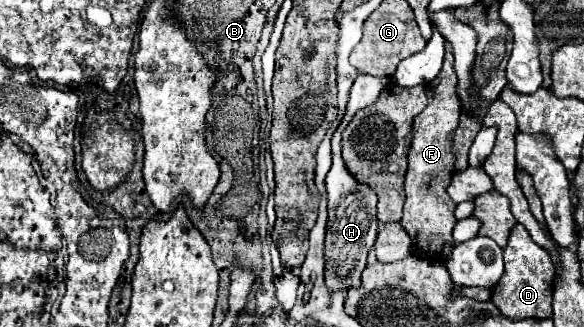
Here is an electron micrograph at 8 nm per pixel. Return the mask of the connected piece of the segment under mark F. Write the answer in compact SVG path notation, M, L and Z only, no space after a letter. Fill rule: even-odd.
M444 42L444 48L446 48L446 54L444 54L442 70L426 86L428 106L414 118L414 124L412 124L412 144L408 150L408 170L404 180L406 204L404 204L402 226L412 238L412 246L414 246L412 254L428 260L440 260L442 244L446 242L454 244L452 228L456 224L454 220L456 204L448 196L446 188L454 174L454 154L452 154L450 136L458 126L458 116L462 106L456 94L458 76L454 74L454 54L450 54L450 42Z

